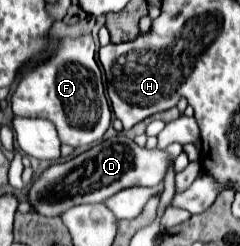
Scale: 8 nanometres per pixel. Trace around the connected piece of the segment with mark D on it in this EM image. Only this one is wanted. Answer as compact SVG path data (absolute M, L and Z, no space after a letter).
M117 134L67 162L57 162L45 168L45 172L41 172L41 176L37 176L33 184L27 188L27 200L33 212L55 218L77 204L105 202L105 198L129 186L159 184L165 178L169 160L175 160L177 156L179 156L179 144L171 144L167 150L157 150L157 148L147 150L137 146L123 134Z

